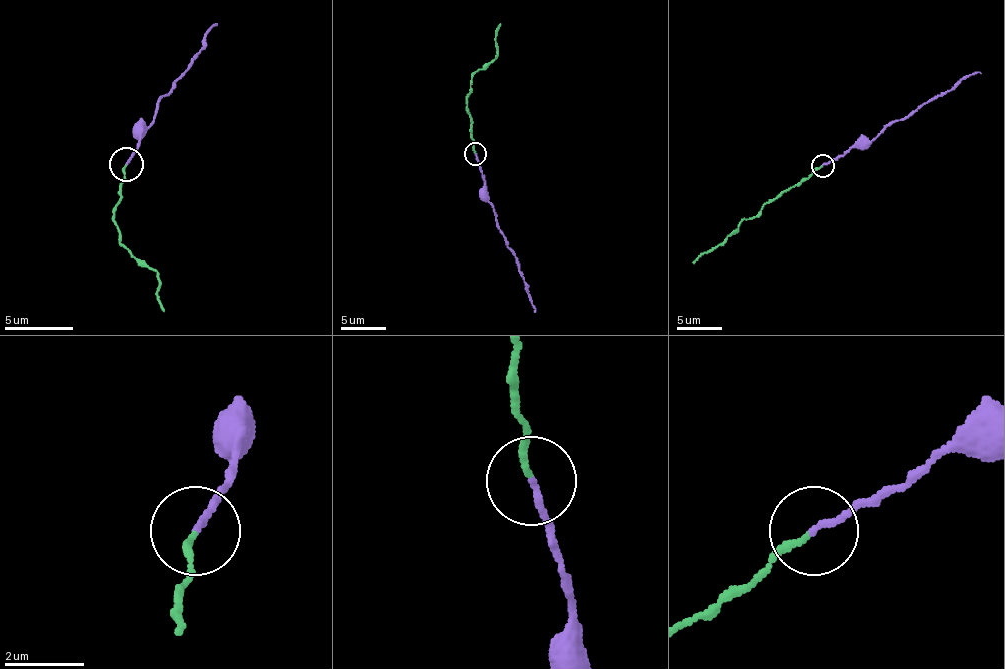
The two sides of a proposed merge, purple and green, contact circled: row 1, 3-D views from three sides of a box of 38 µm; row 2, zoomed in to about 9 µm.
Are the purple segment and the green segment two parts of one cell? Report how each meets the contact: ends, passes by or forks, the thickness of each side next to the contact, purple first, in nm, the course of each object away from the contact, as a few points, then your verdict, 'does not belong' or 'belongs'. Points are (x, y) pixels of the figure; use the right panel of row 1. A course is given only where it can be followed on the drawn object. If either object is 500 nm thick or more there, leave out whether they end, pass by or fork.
purple ends | green ends | 160/160 nm | purple via (822, 166), (851, 148), (867, 145), (892, 123), (951, 91), (970, 75), (981, 72) | green via (822, 166), (765, 204), (756, 216), (747, 218), (726, 239), (692, 261) | belongs

